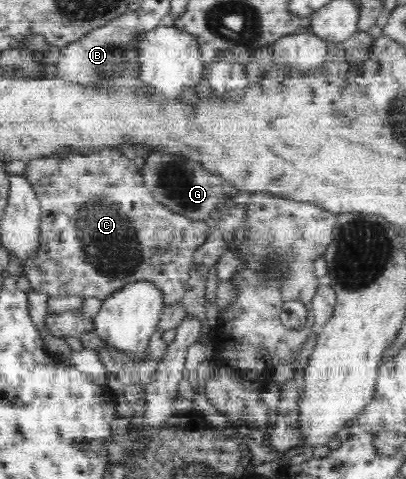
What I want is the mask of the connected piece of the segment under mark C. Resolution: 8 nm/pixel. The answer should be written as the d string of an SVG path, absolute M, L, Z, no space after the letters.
M105 149L99 152L91 154L57 154L55 157L50 158L35 158L30 160L26 164L25 170L23 170L24 178L32 185L36 198L40 203L42 218L40 222L40 234L39 239L39 254L35 254L35 258L29 258L27 260L27 266L25 269L35 270L23 270L24 275L30 282L30 287L35 292L41 292L48 298L63 298L63 296L82 296L83 298L100 298L105 300L107 296L111 296L113 292L121 290L123 286L127 286L128 283L137 282L137 280L146 280L147 282L153 282L155 286L163 293L163 304L169 306L169 304L179 304L183 302L183 296L185 296L185 290L187 290L187 280L190 278L189 272L192 270L192 262L195 252L198 250L205 240L207 240L208 226L205 222L197 222L189 218L185 218L181 214L175 214L174 211L167 210L167 207L163 206L158 200L155 200L155 196L151 195L151 191L147 189L146 184L143 183L143 176L141 170L137 169L137 166L133 161L122 156L118 150Z

